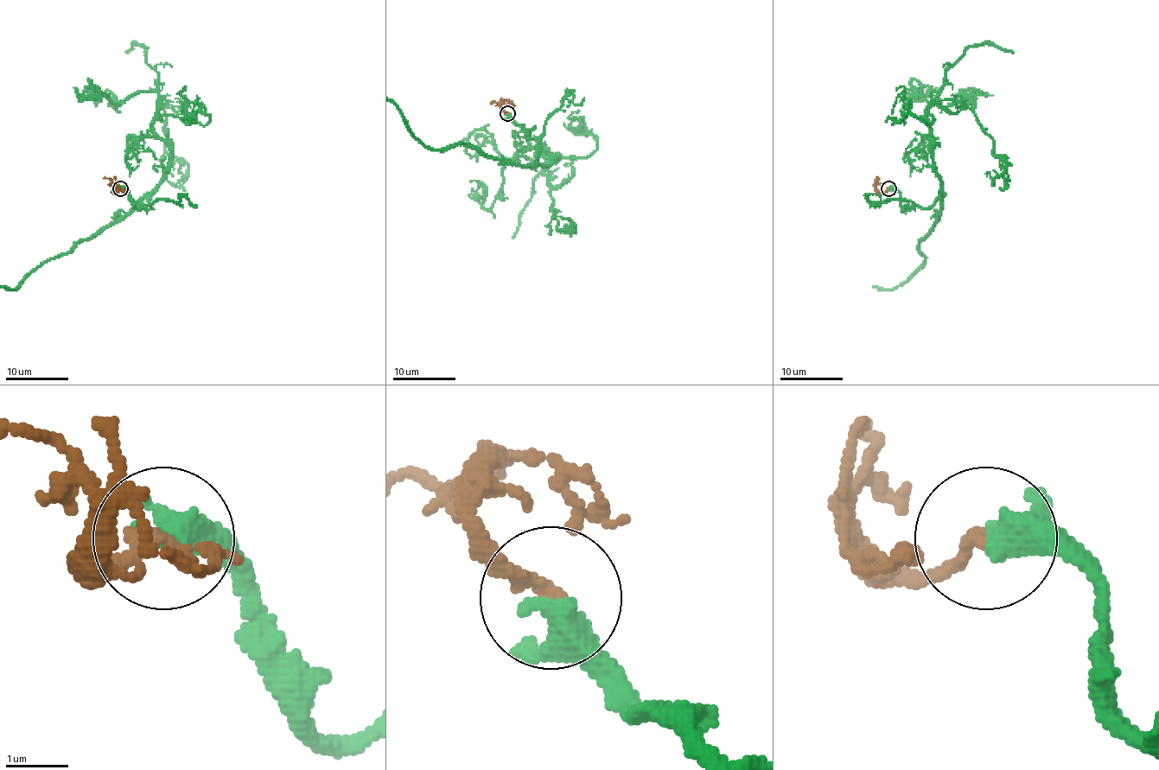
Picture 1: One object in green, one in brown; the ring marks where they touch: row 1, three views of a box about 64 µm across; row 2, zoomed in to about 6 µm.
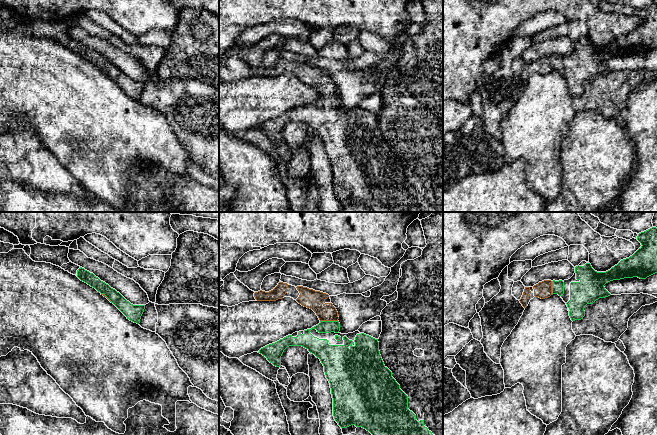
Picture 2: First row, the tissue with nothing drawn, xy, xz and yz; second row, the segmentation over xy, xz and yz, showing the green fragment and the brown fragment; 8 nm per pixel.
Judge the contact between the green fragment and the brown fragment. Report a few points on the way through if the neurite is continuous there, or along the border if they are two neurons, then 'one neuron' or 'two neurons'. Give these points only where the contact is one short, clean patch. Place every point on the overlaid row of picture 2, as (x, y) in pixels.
one neuron

